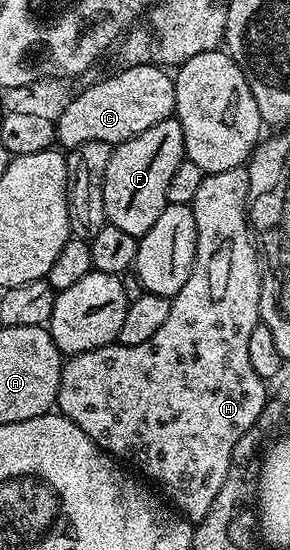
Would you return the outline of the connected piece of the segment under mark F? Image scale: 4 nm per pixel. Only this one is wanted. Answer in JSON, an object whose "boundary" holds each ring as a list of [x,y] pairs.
{"boundary":[[[175,118],[155,122],[155,126],[143,130],[143,134],[135,134],[135,138],[116,145],[103,178],[106,221],[138,238],[147,234],[147,230],[155,226],[155,218],[163,214],[167,186],[183,159],[186,159],[183,126]]]}

